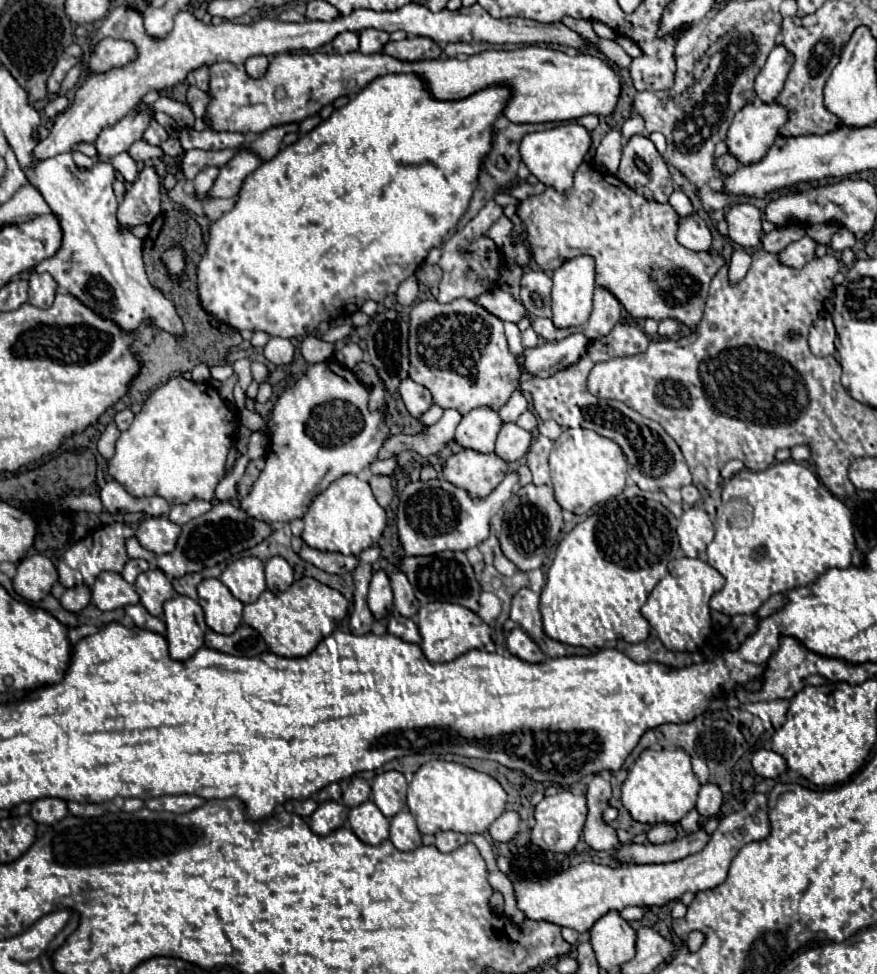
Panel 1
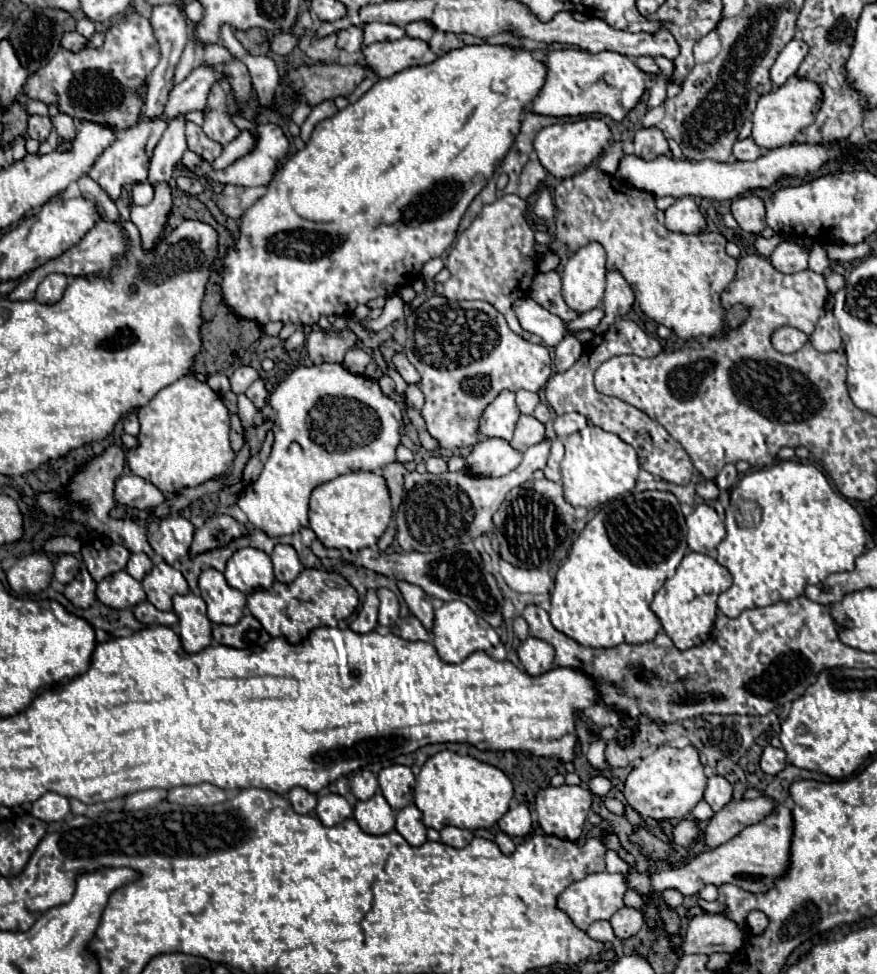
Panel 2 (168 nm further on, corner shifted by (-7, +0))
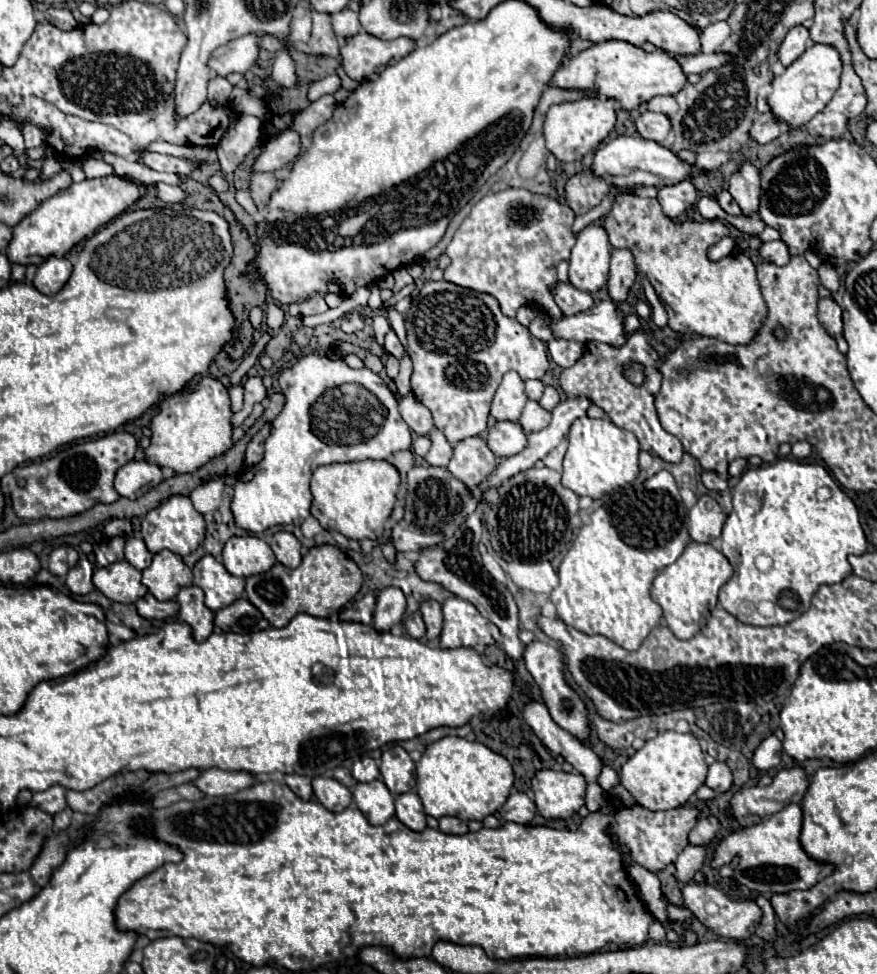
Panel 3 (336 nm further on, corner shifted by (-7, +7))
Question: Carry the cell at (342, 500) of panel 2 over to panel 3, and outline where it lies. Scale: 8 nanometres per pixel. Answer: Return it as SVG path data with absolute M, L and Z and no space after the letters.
M360 460L344 464L320 466L312 474L312 516L324 526L334 526L352 540L378 540L384 532L384 522L392 514L396 490L400 488L398 470L386 460Z

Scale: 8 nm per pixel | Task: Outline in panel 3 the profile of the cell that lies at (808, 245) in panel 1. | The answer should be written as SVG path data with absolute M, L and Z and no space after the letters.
M774 240L774 242L766 242L758 248L760 258L764 258L766 262L772 262L776 266L784 266L790 260L790 252L786 248L786 244L782 244L782 240Z

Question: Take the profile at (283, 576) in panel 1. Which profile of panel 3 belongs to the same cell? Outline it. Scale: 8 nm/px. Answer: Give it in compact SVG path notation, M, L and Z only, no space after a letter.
M280 530L272 536L270 546L278 558L280 564L288 566L288 568L296 568L302 560L302 544L298 542L298 538L292 532Z

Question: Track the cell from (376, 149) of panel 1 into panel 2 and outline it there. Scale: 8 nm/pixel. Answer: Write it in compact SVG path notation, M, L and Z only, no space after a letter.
M474 45L448 51L444 57L438 57L434 63L424 67L410 67L400 71L388 79L380 79L372 85L368 93L364 93L356 103L338 111L334 117L324 119L316 125L310 141L304 149L296 151L282 165L280 171L274 173L268 183L268 193L260 197L250 209L244 211L240 219L240 235L234 245L226 251L220 267L222 277L222 299L234 315L242 319L250 319L256 323L280 321L284 325L296 323L302 327L312 327L318 323L322 315L352 315L358 305L368 303L376 297L390 297L406 285L412 285L420 277L420 271L426 261L432 257L440 257L454 241L462 215L466 213L472 199L486 187L494 169L506 157L514 137L520 129L520 113L528 101L532 101L544 85L546 67L540 61L534 61L532 55L522 47L508 45Z

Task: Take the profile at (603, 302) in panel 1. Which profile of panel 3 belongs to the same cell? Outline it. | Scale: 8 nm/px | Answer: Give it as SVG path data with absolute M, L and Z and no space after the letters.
M614 248L610 260L610 280L608 280L610 298L614 302L626 300L626 294L634 284L634 280L636 280L636 264L632 252L628 248Z

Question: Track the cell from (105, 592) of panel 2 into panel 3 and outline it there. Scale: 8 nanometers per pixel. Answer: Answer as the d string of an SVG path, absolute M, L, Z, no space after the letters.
M126 560L94 570L94 586L110 600L122 604L132 604L148 592L148 588L142 584L140 570Z

